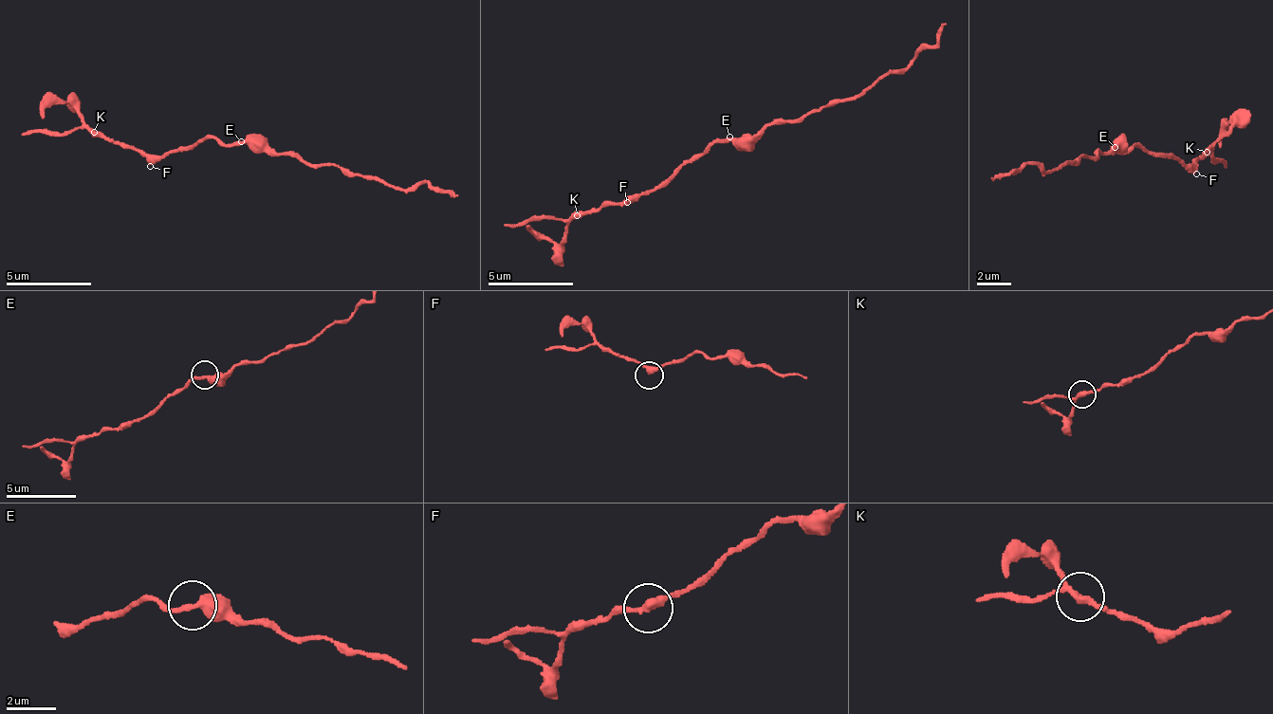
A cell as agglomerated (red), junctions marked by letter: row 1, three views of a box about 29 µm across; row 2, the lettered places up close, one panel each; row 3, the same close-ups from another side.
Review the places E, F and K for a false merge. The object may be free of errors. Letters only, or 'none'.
K

